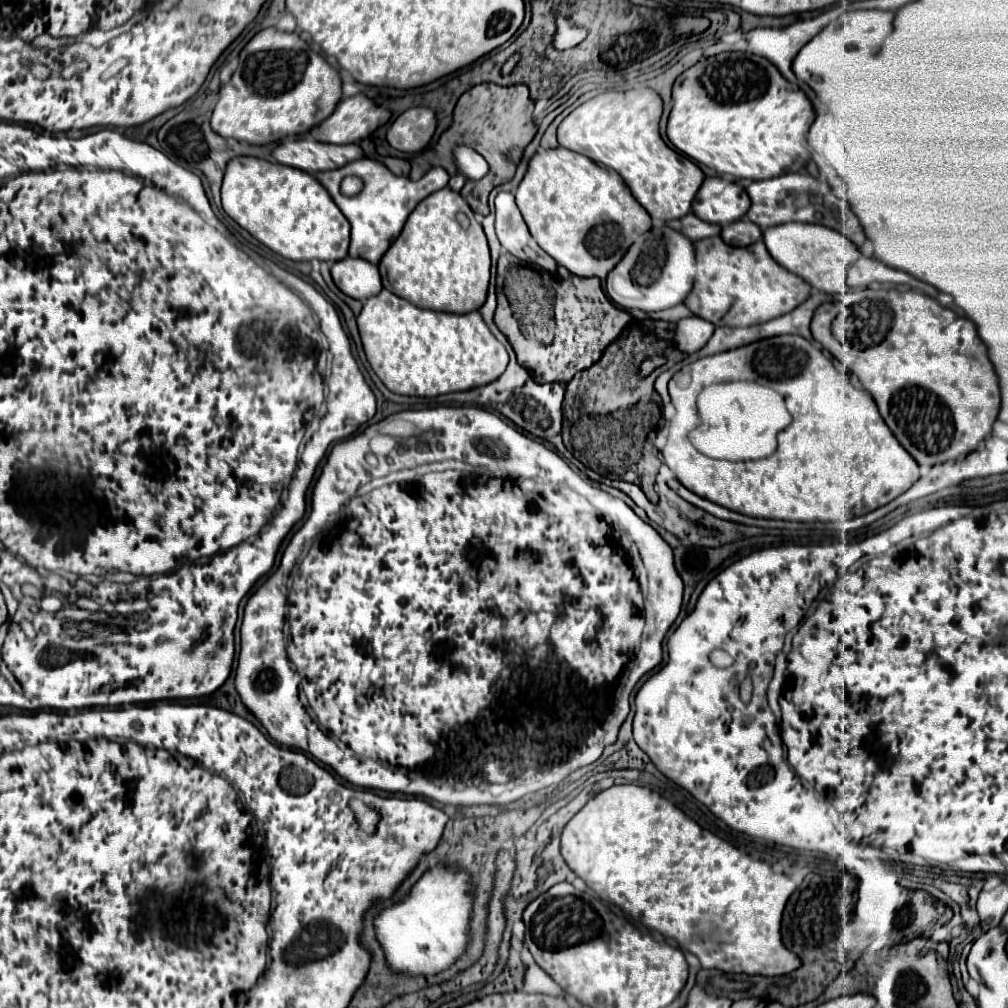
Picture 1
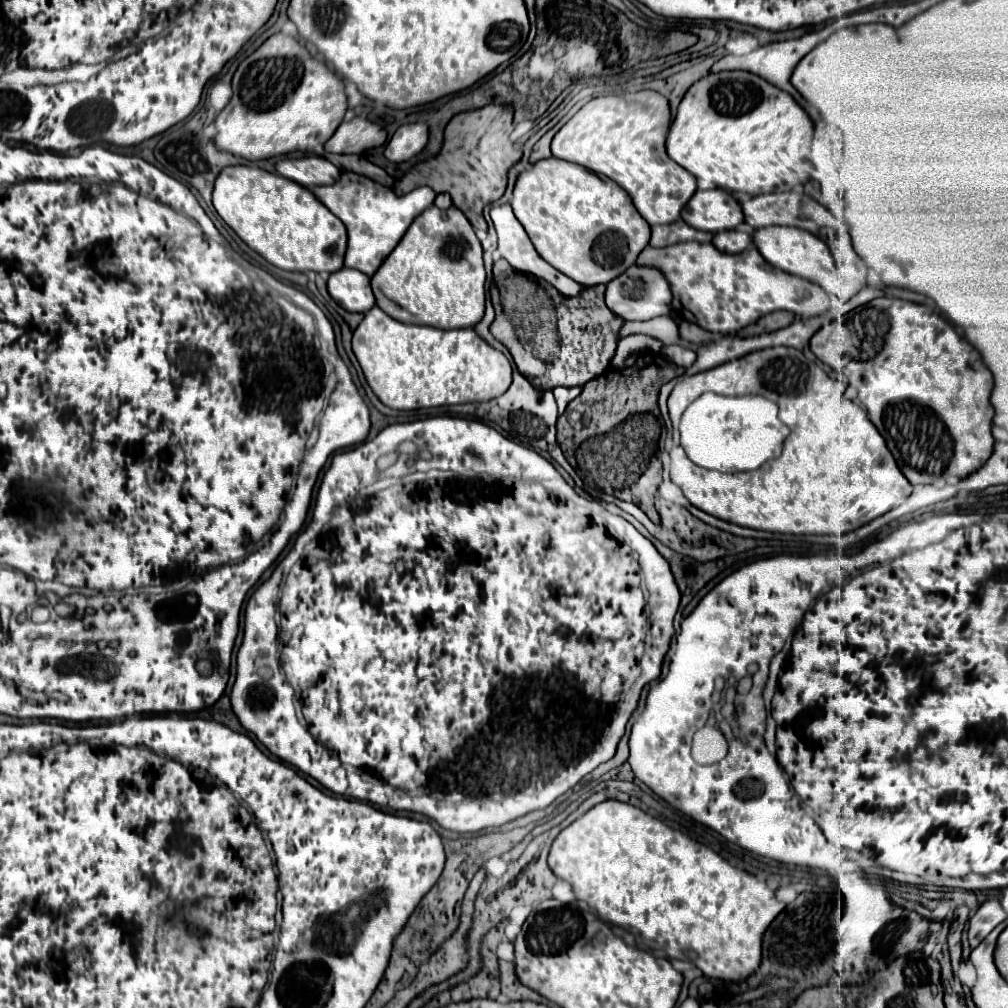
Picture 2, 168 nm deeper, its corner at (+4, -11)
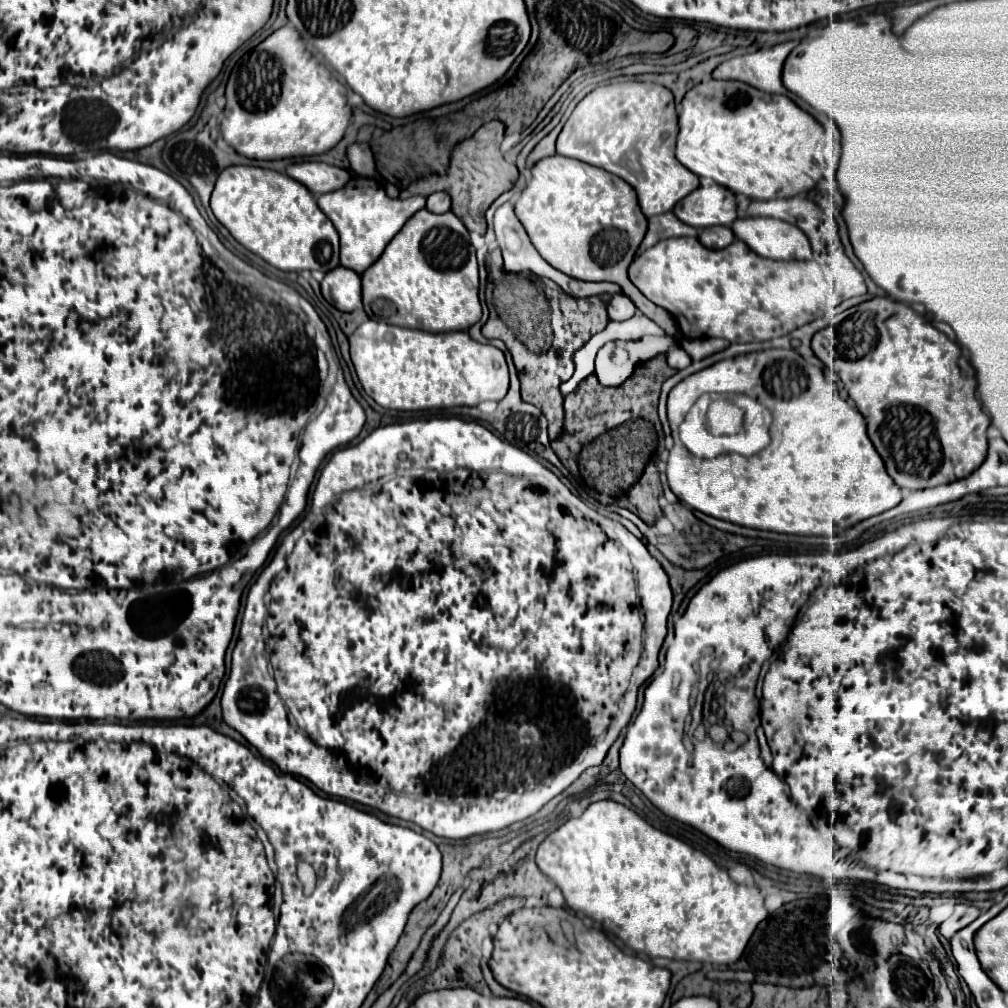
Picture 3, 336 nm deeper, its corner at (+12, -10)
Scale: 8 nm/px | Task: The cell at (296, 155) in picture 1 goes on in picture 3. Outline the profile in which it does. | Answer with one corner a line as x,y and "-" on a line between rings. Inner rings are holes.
298,162
288,166
286,174
304,184
314,196
332,192
336,188
344,188
344,184
350,180
348,170
324,162

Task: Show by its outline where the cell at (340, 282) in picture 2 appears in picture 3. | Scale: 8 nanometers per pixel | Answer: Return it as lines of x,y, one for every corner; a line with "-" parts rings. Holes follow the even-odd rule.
338,266
332,272
324,276
322,284
322,296
338,310
352,312
362,306
360,296
360,276
352,272
350,268

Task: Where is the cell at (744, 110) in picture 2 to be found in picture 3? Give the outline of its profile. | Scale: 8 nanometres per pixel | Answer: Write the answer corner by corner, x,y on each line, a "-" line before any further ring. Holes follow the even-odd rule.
706,78
704,82
700,82
698,86
694,86
682,100
682,112
680,112
680,134
678,134
678,144
676,144
676,158
688,168
692,170
696,176
704,176
704,178
712,178
716,184
732,190
734,194
744,194
750,200
772,200
772,198
792,198
798,196
800,192
808,192
812,190
820,180
822,180
822,170
818,166
818,162
812,156
812,148
816,148
820,144
820,140
826,136
824,134
824,126
814,120
808,112
804,112
802,108
798,108
790,98
786,96
778,96
778,94
766,94
760,92
744,82
734,82
734,80
714,80
714,78

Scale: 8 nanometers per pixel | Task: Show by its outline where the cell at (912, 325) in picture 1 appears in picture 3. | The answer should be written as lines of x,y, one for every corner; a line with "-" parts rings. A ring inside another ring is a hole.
888,298
866,300
846,312
838,326
828,326
812,338
814,354
828,364
842,380
856,408
868,422
868,436
878,454
886,462
886,470
900,488
924,490
930,486
950,484
970,476
986,458
986,430
990,418
974,398
974,368
964,360
962,380
962,350
938,332
924,316
916,314
908,304

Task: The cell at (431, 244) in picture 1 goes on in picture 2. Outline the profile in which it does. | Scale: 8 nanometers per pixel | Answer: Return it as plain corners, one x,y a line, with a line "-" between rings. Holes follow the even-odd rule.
432,205
412,221
396,249
380,265
380,269
372,277
372,291
376,295
376,303
390,317
396,317
402,323
430,325
440,329
462,329
474,327
484,317
484,283
486,271
482,261
482,245
470,221
456,207
442,211

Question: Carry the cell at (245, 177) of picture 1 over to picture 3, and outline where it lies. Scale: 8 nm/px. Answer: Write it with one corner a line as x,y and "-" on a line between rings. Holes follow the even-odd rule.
230,166
216,180
210,208
244,248
278,270
330,272
340,266
334,224
316,208
312,192
286,174
258,166

